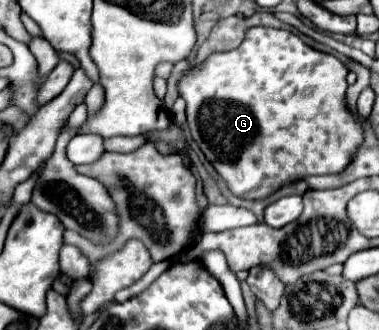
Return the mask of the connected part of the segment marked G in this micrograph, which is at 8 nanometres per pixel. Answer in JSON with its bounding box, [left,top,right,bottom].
[177,28,363,200]

